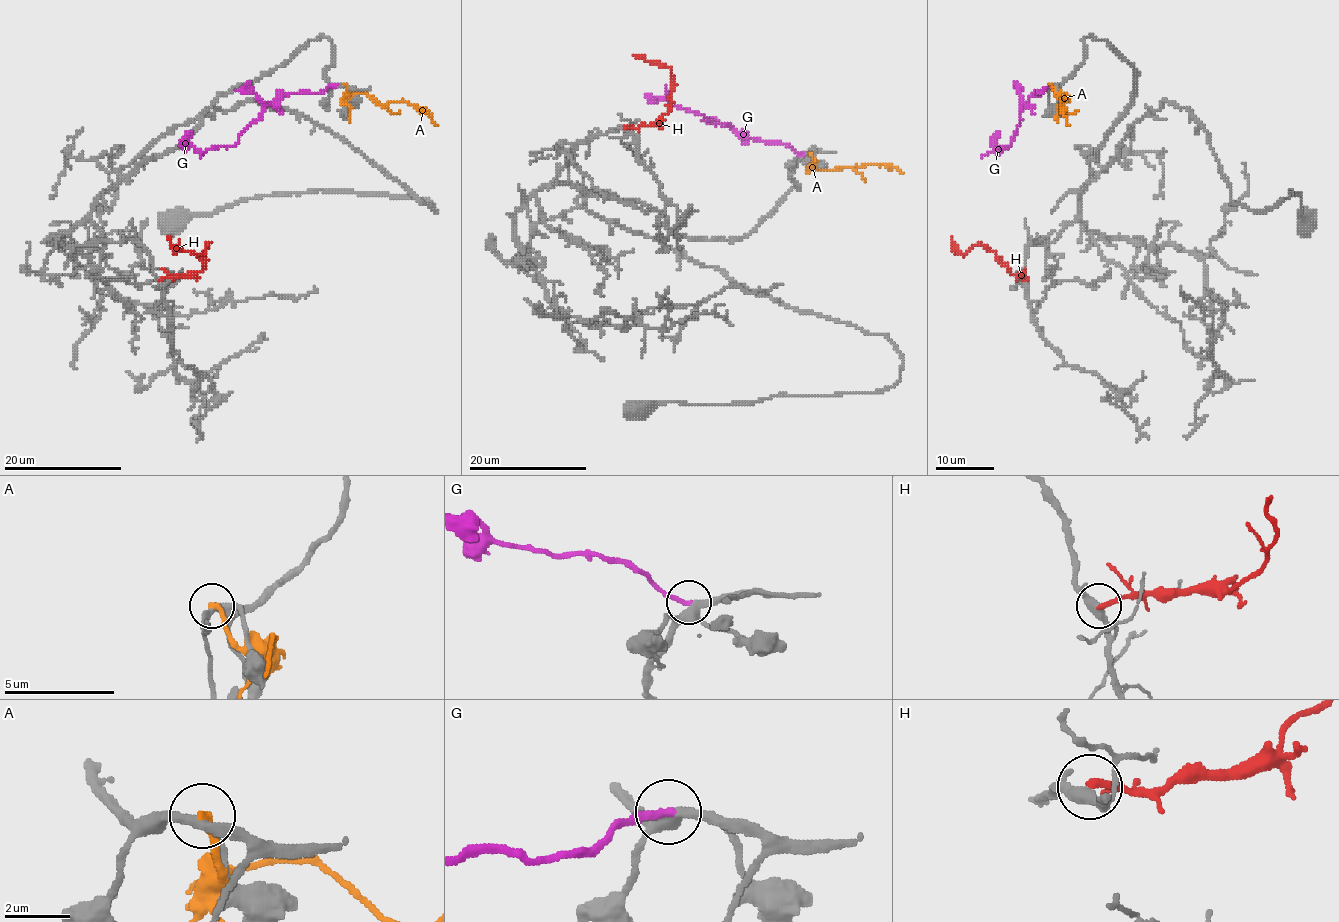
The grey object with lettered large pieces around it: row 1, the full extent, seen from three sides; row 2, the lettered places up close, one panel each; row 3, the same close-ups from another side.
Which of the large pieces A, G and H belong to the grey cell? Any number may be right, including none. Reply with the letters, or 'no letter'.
G

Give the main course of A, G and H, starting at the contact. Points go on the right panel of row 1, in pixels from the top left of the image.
A: (1049, 85), (1060, 95), (1065, 92), (1061, 112), (1068, 126)
G: (1051, 85), (1033, 93), (1023, 107), (1020, 124), (1008, 146), (996, 152), (996, 130)
H: (1024, 280), (982, 244), (960, 252), (952, 237)

